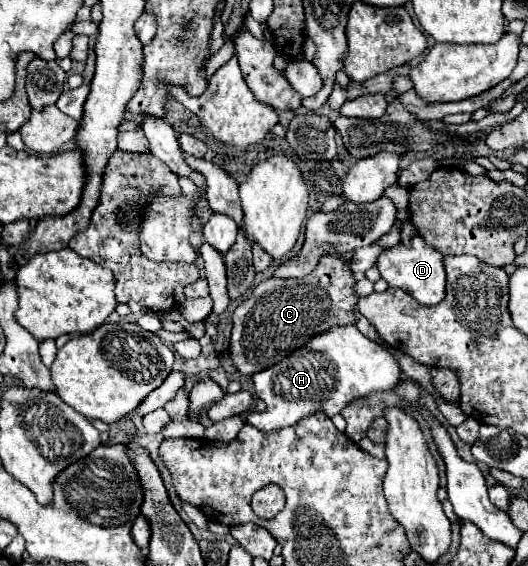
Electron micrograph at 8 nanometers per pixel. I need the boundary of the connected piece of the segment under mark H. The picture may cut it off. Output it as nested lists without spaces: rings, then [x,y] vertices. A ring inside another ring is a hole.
[[[335,325],[309,339],[281,363],[253,375],[255,395],[265,401],[267,411],[249,413],[247,421],[261,431],[273,431],[295,425],[315,411],[333,417],[357,397],[391,389],[399,381],[399,373],[397,359],[367,339],[355,325]]]

